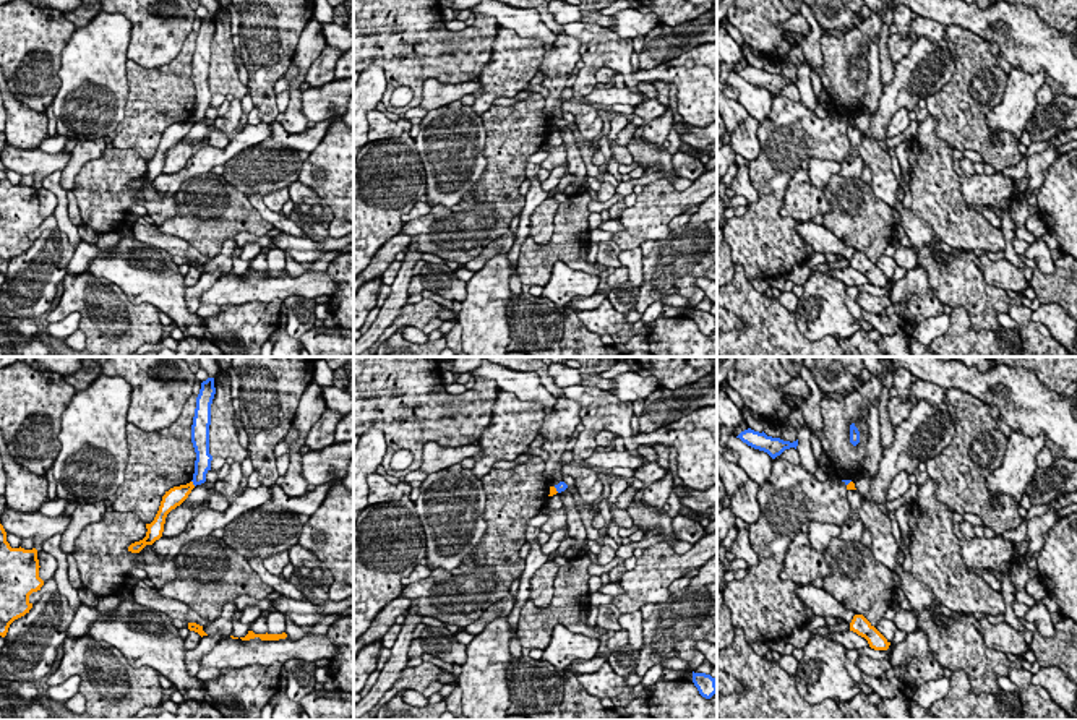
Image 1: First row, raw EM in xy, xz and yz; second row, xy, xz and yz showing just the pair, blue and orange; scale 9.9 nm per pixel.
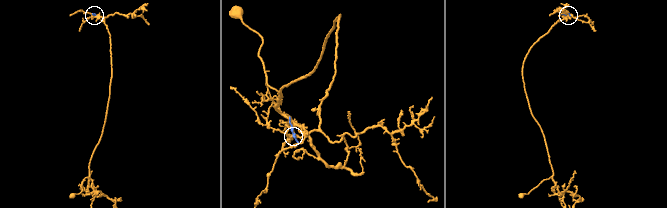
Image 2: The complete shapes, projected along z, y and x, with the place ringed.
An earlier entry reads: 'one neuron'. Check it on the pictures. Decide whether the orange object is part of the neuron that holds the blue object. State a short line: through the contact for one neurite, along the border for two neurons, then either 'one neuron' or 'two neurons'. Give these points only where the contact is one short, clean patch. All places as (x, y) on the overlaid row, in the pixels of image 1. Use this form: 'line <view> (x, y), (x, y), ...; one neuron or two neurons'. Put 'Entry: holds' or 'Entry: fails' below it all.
line xy (192, 480), (195, 485); two neurons
Entry: fails

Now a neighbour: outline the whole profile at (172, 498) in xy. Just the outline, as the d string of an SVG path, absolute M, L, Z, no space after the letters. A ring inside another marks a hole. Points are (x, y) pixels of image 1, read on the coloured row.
M190 482L187 485L174 486L165 491L154 521L151 524L146 524L146 537L139 542L131 543L128 546L128 551L139 553L146 545L152 545L156 540L159 540L164 532L167 514L177 506L180 506L188 498L193 488L195 485L193 482Z

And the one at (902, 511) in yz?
M900 504L895 511L895 521L900 527L900 537L908 542L907 555L912 553L912 548L910 548L910 534L912 534L912 530L908 527L908 509L910 509L908 504Z

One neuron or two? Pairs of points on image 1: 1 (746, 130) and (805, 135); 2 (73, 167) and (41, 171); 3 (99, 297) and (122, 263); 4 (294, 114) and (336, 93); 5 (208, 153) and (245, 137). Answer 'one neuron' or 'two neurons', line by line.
1: two neurons
2: two neurons
3: two neurons
4: two neurons
5: one neuron

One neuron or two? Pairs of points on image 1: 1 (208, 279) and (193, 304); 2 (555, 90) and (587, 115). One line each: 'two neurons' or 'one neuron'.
1: one neuron
2: two neurons

